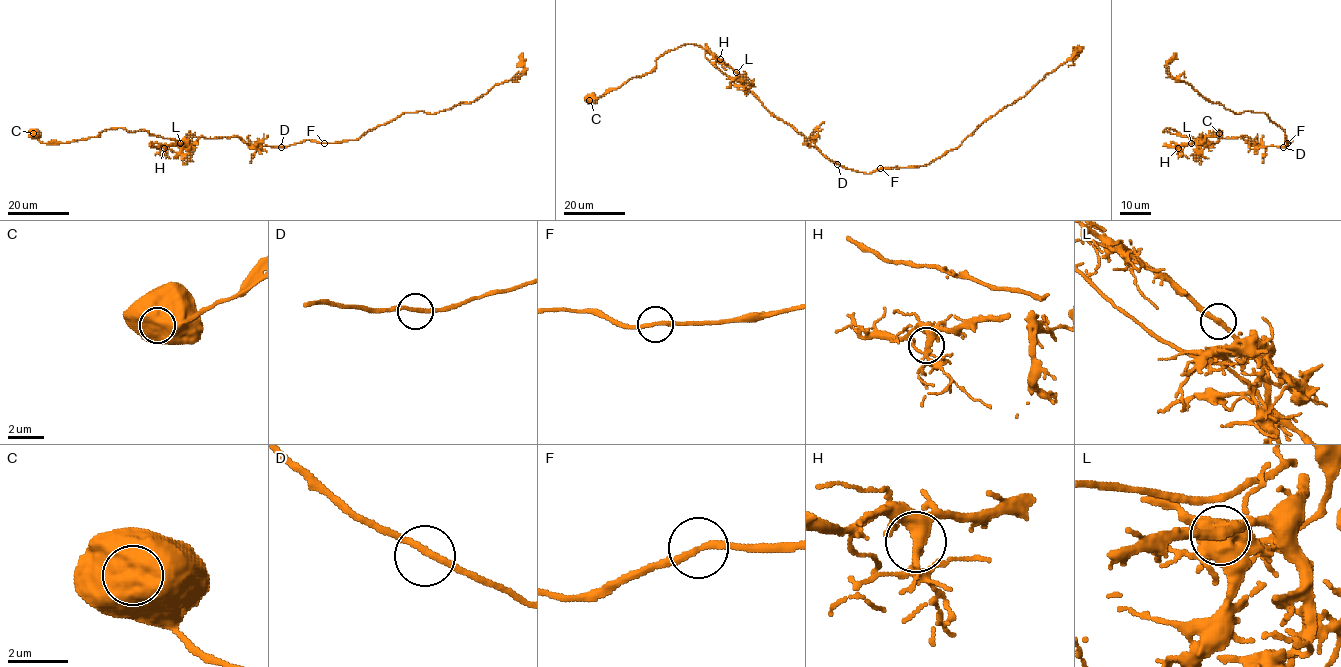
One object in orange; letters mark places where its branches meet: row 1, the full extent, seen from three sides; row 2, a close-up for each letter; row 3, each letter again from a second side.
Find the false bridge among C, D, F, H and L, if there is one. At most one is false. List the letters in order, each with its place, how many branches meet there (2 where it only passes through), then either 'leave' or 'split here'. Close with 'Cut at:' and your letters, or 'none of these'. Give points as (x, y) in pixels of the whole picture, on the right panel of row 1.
C: (1219, 133) | 1 | leave
D: (1283, 147) | 2 | leave
F: (1287, 143) | 2 | leave
H: (1178, 148) | 4 | leave
L: (1191, 143) | 2 | leave
Cut at: none of these

